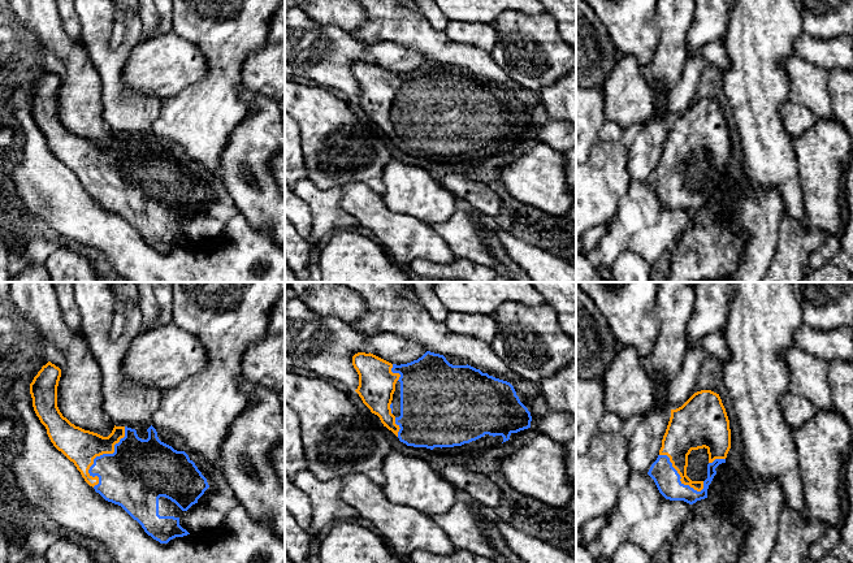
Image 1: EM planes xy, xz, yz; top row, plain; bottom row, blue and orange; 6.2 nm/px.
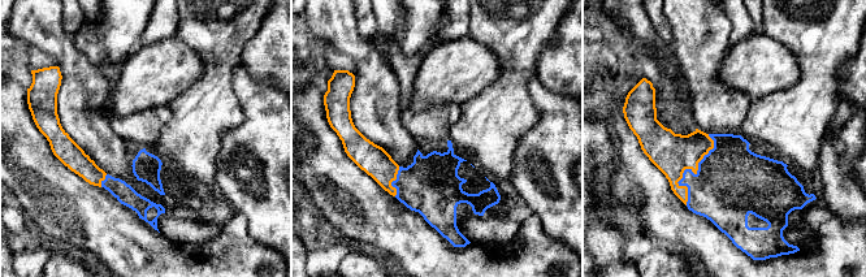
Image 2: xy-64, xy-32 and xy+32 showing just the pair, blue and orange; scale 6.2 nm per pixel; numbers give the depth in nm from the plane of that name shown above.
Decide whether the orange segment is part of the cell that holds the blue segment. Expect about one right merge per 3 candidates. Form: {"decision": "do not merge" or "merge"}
{"decision": "merge"}

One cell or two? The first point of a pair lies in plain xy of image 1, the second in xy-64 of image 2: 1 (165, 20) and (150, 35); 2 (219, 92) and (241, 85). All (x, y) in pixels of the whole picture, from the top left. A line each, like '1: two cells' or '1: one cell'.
1: one cell
2: two cells

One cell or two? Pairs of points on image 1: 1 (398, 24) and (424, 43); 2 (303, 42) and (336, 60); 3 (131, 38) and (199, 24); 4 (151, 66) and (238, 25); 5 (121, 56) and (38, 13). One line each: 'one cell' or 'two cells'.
1: one cell
2: one cell
3: two cells
4: two cells
5: two cells

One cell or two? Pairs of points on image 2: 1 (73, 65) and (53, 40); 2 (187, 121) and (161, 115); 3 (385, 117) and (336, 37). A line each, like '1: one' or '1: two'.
1: one
2: two
3: one

